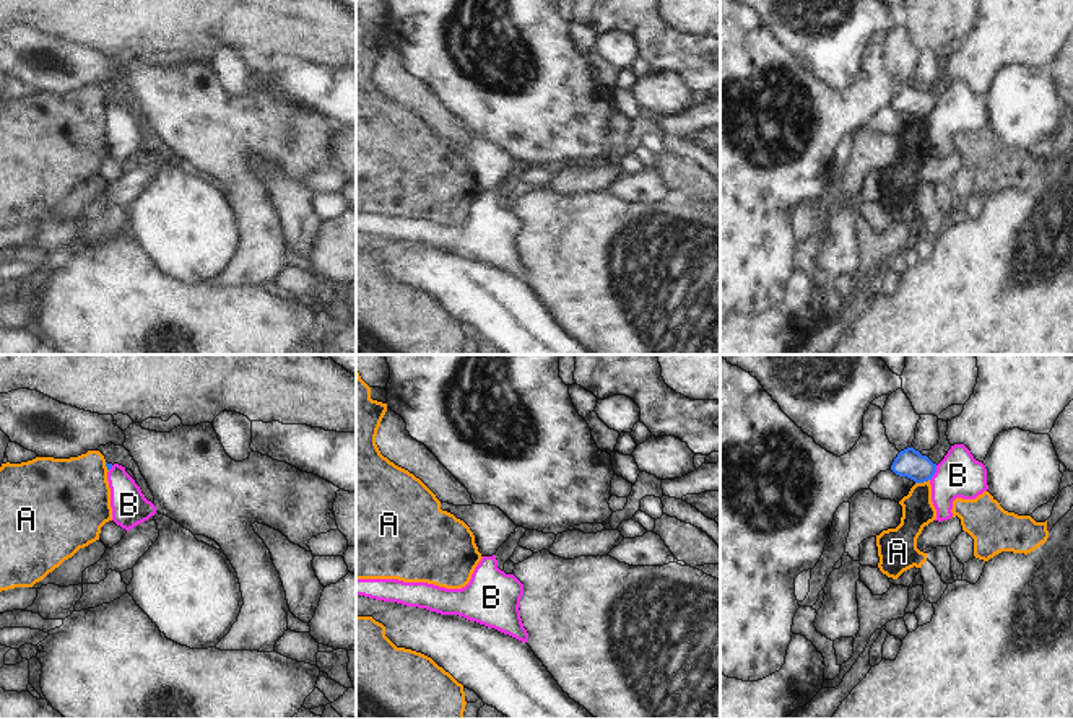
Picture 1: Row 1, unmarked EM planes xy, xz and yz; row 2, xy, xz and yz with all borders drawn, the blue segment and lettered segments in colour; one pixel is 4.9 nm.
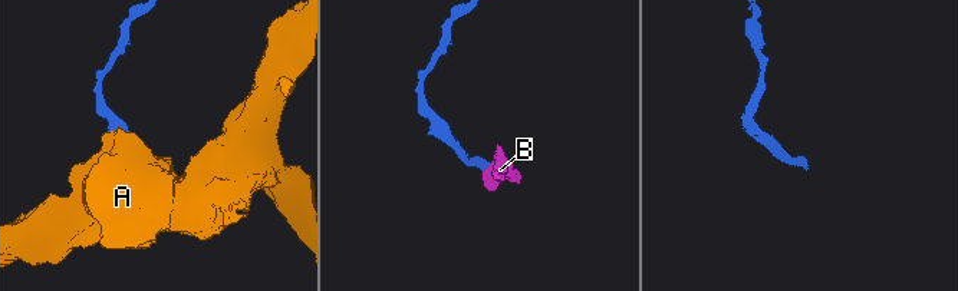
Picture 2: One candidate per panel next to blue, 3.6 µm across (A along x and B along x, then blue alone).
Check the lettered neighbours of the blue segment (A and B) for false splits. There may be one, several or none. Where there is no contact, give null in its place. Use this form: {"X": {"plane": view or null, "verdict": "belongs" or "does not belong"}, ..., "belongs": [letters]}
{"A": {"plane": "yz", "verdict": "does not belong"}, "B": {"plane": "yz", "verdict": "does not belong"}, "belongs": []}

